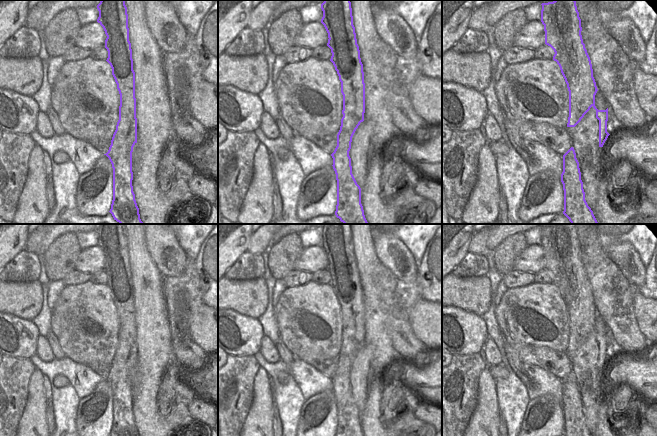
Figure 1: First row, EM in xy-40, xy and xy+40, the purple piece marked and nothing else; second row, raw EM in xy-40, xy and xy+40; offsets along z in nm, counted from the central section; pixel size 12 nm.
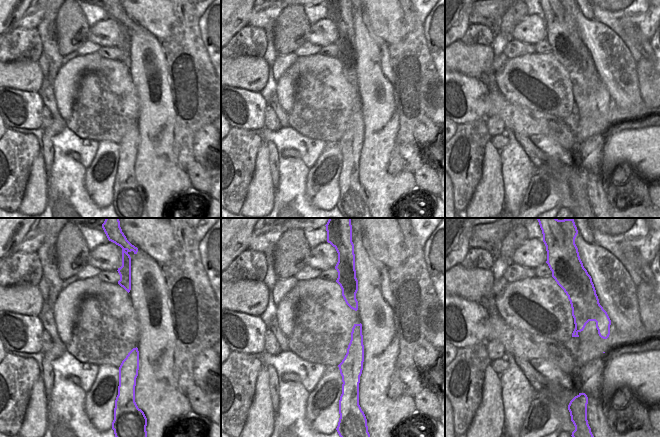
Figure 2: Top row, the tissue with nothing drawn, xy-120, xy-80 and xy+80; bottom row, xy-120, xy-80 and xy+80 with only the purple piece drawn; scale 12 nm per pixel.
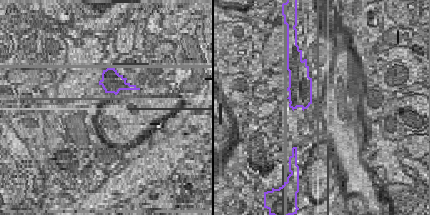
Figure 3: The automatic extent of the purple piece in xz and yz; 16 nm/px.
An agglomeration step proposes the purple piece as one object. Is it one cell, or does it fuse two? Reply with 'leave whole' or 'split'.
split

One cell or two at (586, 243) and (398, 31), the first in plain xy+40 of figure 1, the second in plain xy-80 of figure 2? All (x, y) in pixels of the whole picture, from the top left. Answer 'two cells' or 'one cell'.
two cells

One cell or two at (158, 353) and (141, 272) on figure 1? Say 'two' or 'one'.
one

